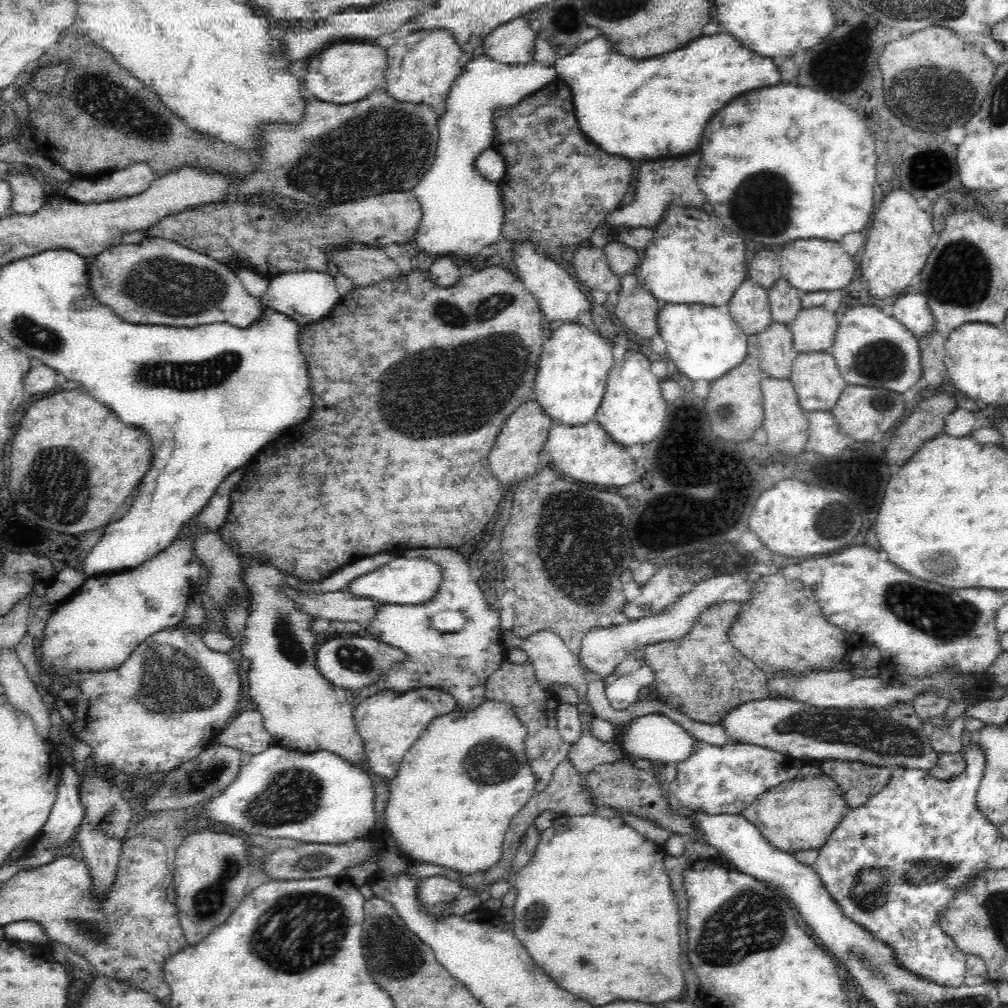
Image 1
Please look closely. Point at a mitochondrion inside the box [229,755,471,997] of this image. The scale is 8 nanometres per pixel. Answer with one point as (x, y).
(283, 935)

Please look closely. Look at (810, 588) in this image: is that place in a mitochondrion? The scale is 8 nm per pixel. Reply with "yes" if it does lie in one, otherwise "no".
no

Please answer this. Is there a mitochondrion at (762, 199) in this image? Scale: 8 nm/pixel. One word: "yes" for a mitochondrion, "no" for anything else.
yes

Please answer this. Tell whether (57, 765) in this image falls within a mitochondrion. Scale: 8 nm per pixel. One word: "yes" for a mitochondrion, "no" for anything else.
no

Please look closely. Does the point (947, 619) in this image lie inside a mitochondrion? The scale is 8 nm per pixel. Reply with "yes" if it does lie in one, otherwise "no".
yes

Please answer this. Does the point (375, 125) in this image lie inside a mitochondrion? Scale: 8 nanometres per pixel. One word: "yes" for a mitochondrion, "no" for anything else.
yes

